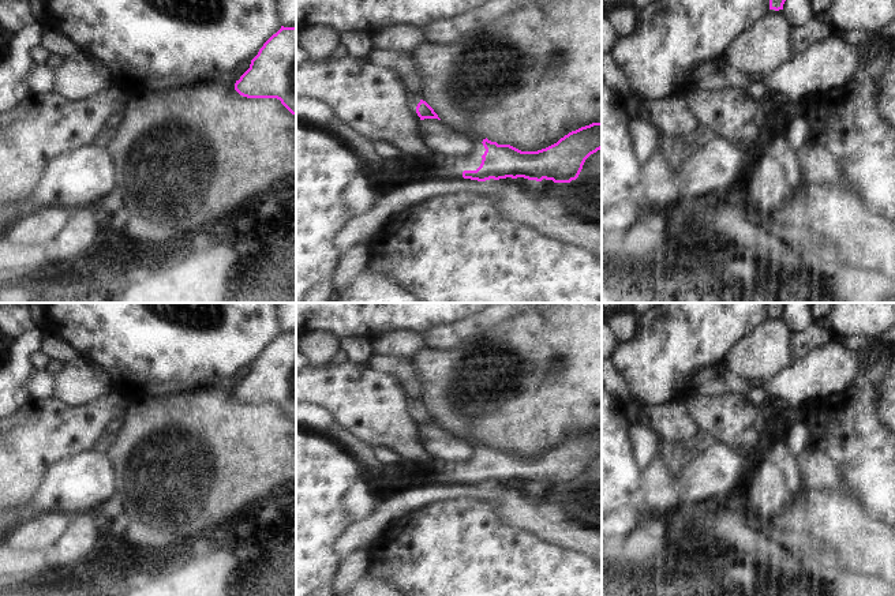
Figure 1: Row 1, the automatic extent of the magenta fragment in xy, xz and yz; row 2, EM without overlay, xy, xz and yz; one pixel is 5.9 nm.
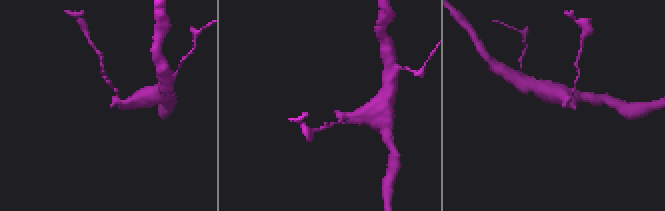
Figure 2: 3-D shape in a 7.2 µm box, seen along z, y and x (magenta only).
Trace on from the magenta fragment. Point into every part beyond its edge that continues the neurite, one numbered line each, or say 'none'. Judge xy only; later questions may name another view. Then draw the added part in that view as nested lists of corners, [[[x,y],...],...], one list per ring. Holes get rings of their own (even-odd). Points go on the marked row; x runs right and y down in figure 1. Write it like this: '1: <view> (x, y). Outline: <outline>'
none

